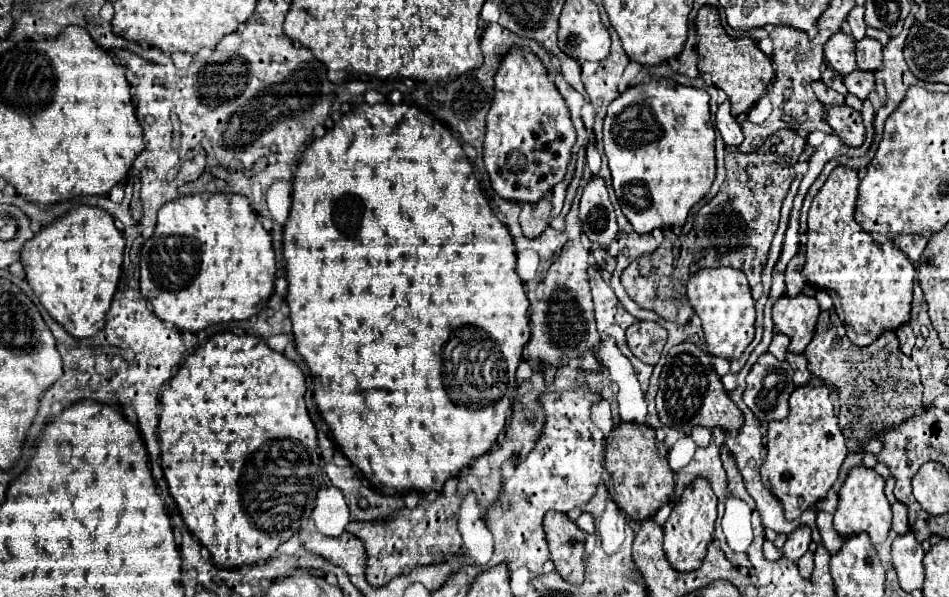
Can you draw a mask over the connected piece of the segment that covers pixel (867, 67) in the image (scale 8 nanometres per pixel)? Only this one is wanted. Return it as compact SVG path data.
M864 38L862 42L856 42L856 58L858 58L858 70L862 72L878 72L882 68L882 44L872 38Z

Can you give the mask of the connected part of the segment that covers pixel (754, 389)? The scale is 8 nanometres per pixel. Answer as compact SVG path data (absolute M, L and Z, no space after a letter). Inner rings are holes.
M764 354L746 378L744 404L762 424L784 420L788 416L788 398L794 388L790 364L786 360L776 360L772 354Z

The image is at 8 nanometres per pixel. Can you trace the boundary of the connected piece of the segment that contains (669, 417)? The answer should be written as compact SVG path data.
M682 342L670 348L666 364L660 374L660 390L656 394L656 410L662 424L676 428L684 434L690 434L694 426L704 428L722 428L726 432L736 432L742 428L742 412L730 400L724 384L720 382L710 354L700 350L692 342Z

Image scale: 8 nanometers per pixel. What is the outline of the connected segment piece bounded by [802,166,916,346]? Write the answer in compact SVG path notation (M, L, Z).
M838 166L828 182L820 188L816 194L816 200L812 202L812 208L808 212L808 244L806 244L806 264L802 268L804 278L824 290L832 302L838 318L846 326L846 334L856 346L870 346L882 332L898 330L900 326L910 322L912 312L912 290L916 280L916 268L914 264L890 242L890 244L878 244L874 234L864 232L856 220L854 220L854 208L858 200L858 184L860 178L856 170Z

